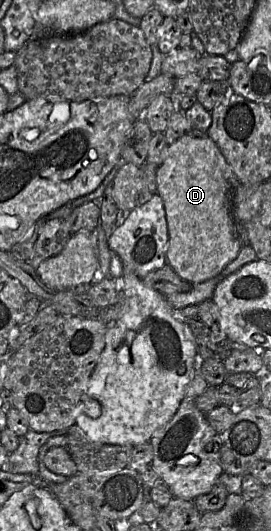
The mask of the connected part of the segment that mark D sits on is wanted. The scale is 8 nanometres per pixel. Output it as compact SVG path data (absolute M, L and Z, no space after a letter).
M185 134L167 147L165 158L157 168L156 177L157 193L163 200L168 225L169 243L167 265L170 266L181 279L190 284L199 284L218 276L229 263L236 259L242 248L242 228L239 227L234 218L232 204L232 192L234 187L241 183L236 180L232 169L226 162L220 149L206 134Z

